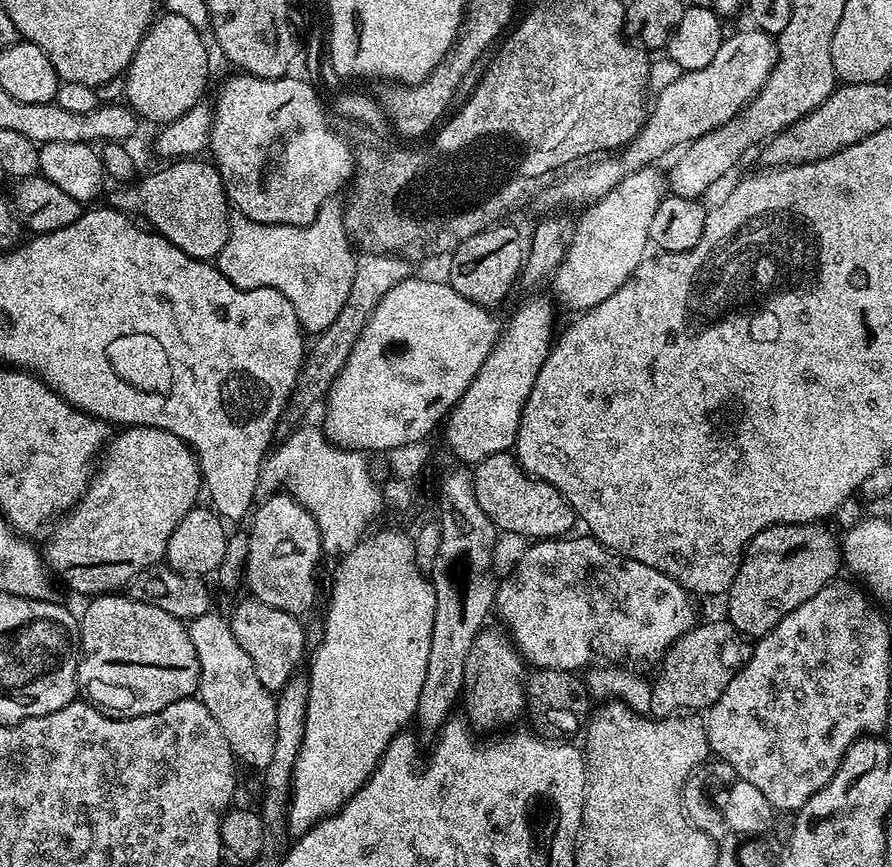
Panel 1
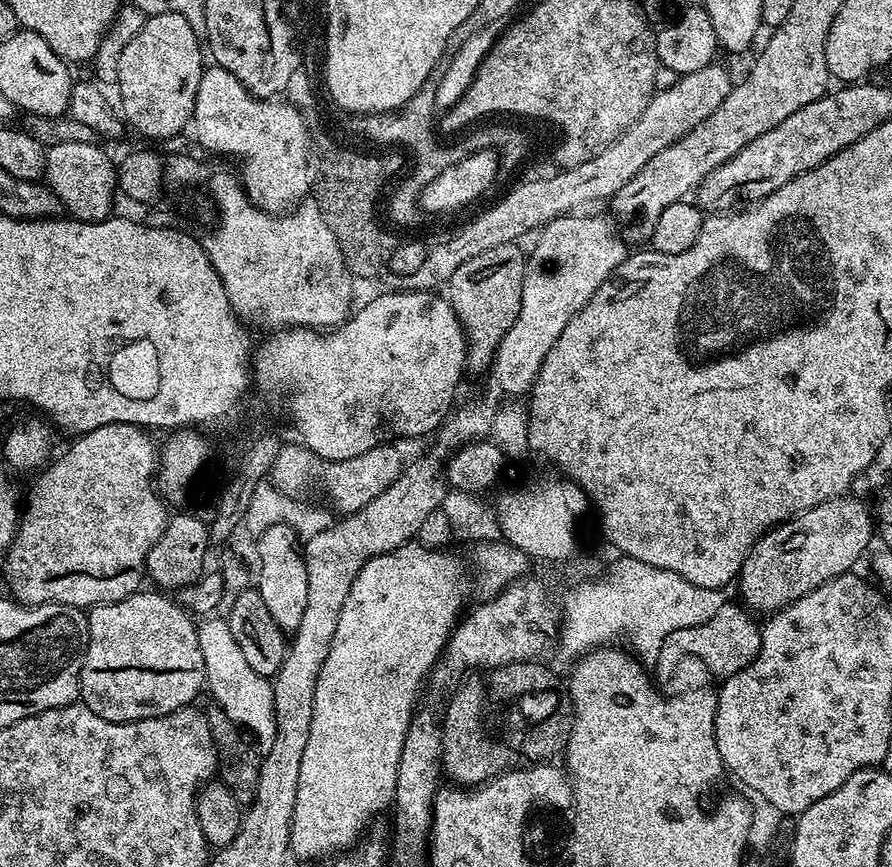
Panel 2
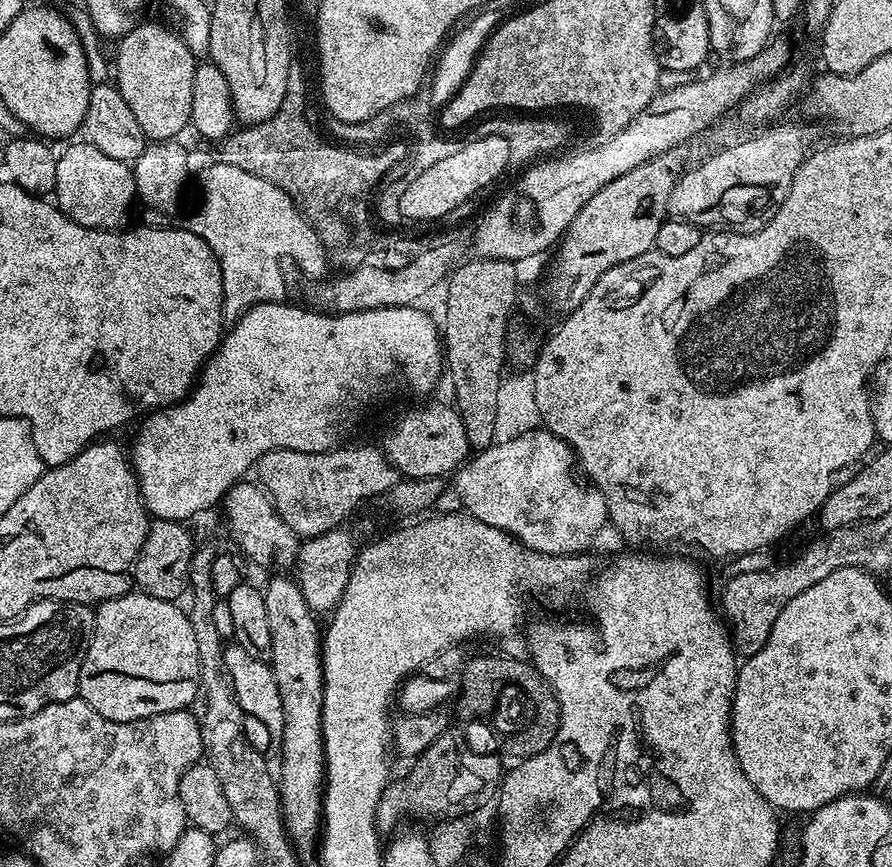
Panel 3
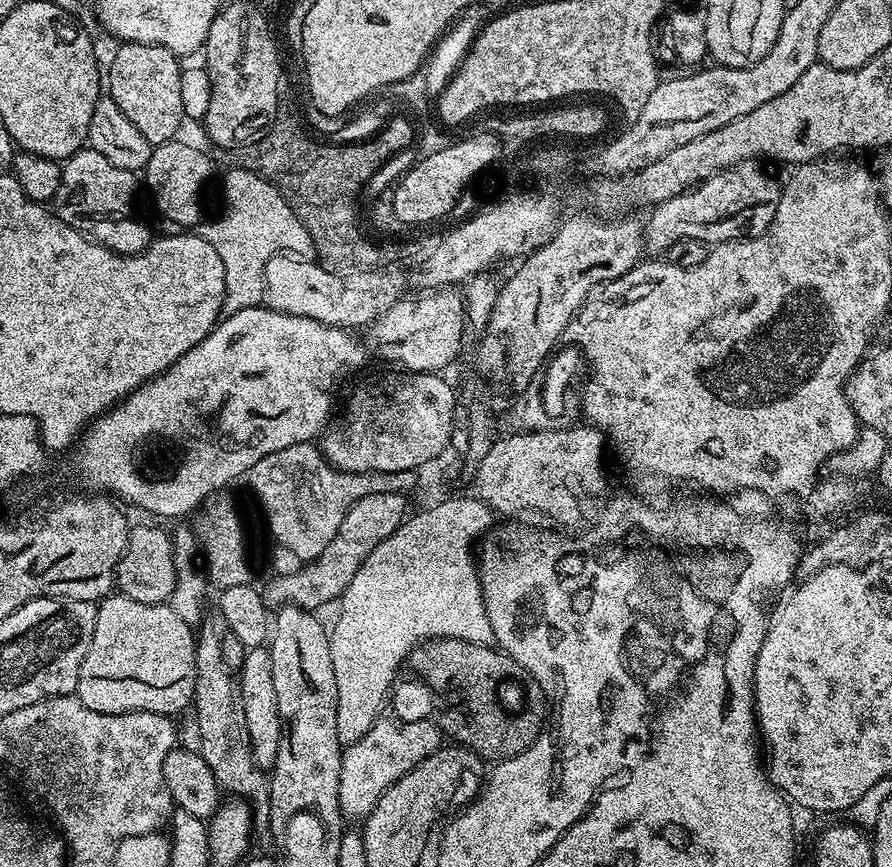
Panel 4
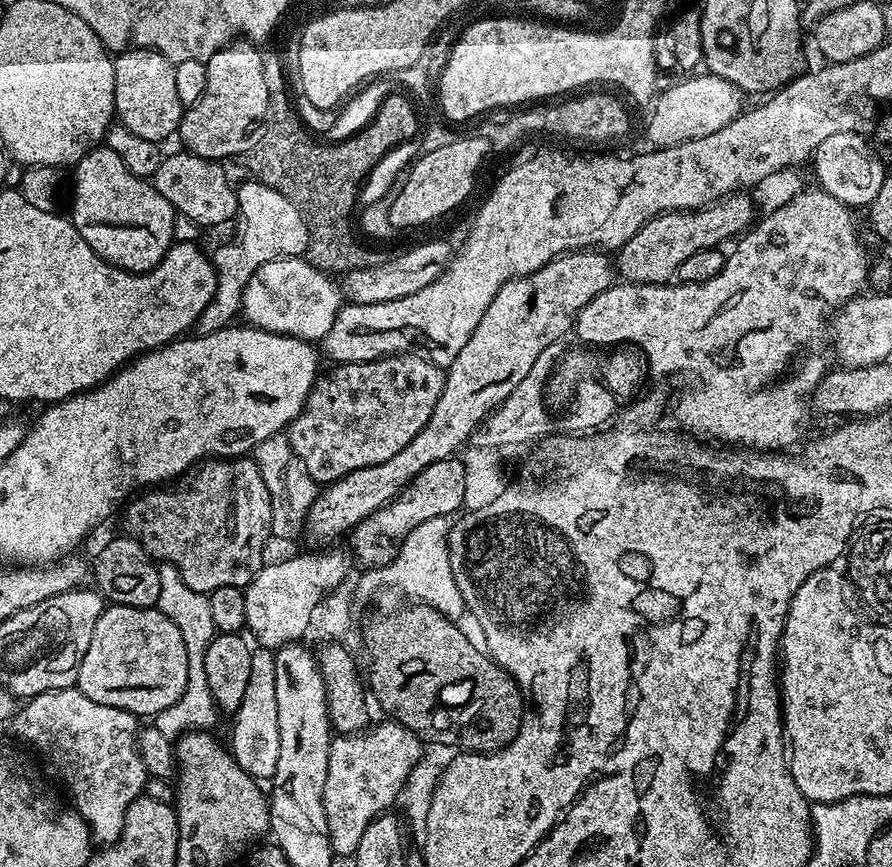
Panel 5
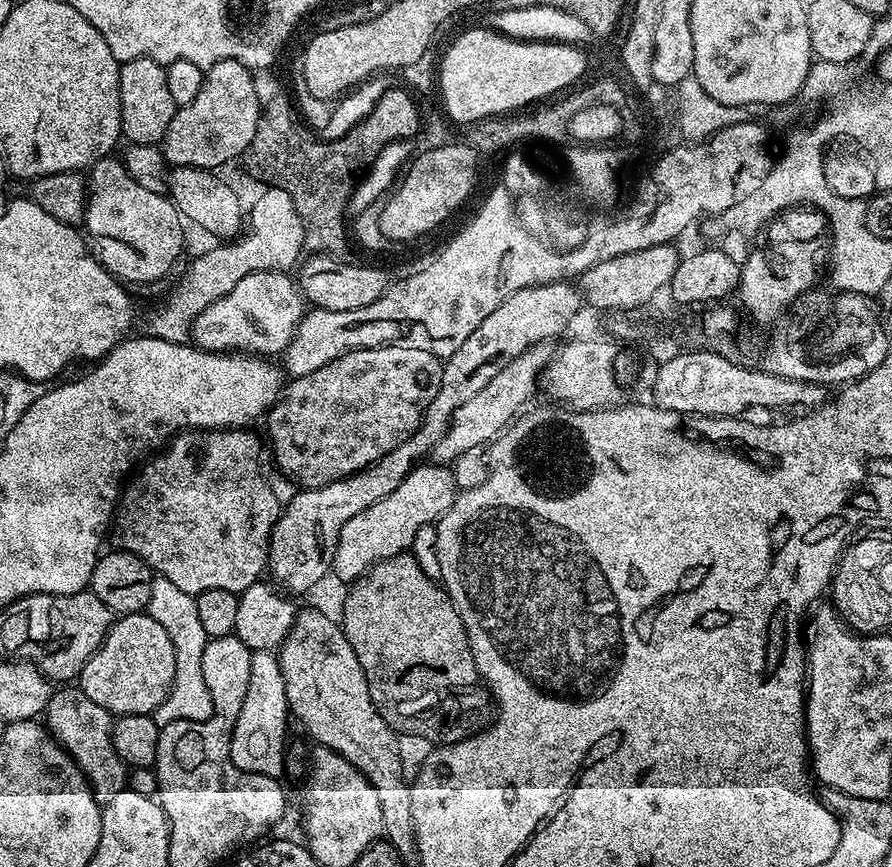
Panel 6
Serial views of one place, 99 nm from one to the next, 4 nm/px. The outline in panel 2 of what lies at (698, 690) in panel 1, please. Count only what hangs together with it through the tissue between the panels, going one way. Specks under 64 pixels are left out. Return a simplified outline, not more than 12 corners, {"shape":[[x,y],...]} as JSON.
{"shape":[[725,602],[693,628],[674,630],[654,665],[670,679],[687,656],[719,678],[760,653],[749,609]]}

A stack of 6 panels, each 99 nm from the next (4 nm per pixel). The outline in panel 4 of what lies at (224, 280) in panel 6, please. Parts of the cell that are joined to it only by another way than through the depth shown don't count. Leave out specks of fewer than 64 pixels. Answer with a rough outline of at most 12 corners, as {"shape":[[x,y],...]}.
{"shape":[[252,168],[225,174],[203,225],[226,270],[221,317],[265,299],[277,254],[313,255],[306,226]]}

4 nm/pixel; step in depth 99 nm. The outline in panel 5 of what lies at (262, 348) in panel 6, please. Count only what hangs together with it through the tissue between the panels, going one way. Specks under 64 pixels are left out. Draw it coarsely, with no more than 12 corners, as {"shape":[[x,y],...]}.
{"shape":[[281,256],[246,282],[242,316],[323,341],[342,307],[331,275]]}

